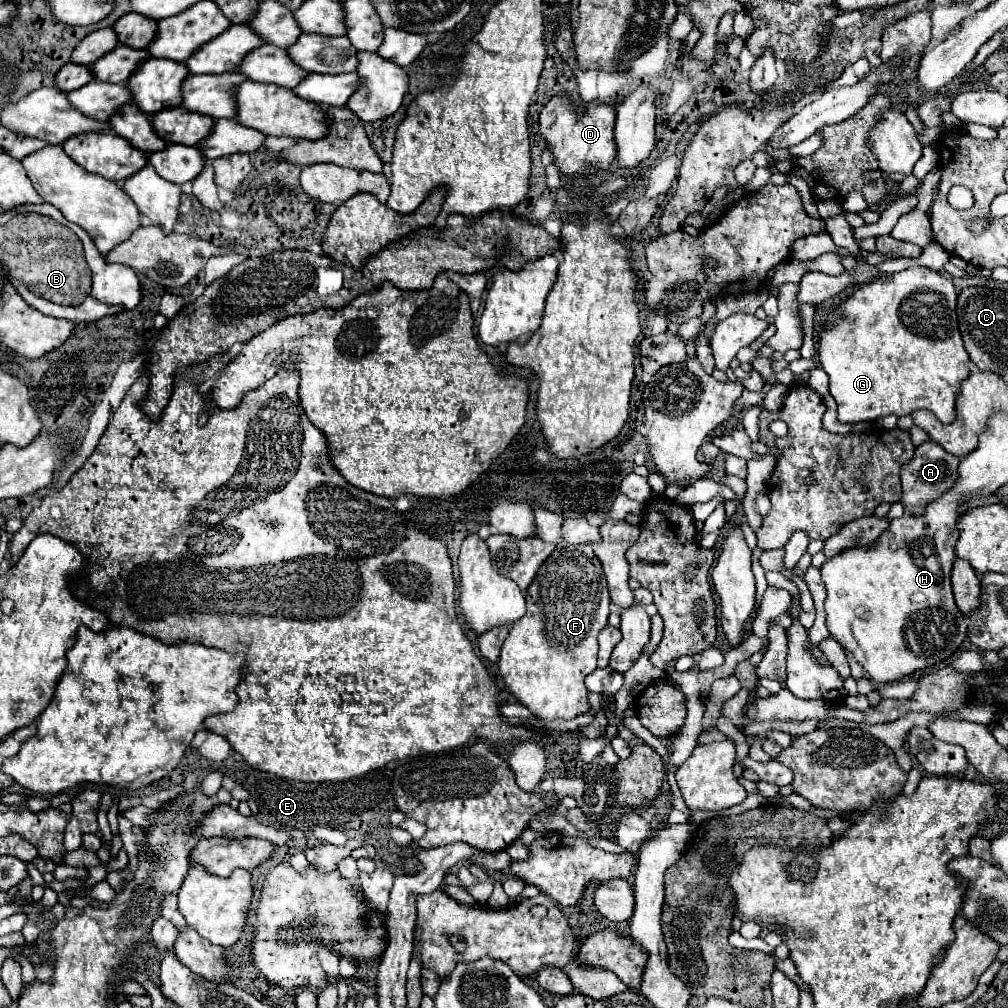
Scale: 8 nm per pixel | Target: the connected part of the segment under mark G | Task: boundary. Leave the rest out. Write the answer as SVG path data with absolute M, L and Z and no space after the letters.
M927 266L907 268L907 270L891 274L891 276L877 276L873 282L861 284L847 300L843 300L839 304L839 308L835 310L835 320L823 324L823 328L819 332L819 348L817 348L821 368L829 376L829 392L831 392L831 396L835 398L835 402L839 406L839 422L863 422L863 420L883 418L887 414L907 416L907 414L911 414L913 410L919 410L919 408L931 410L945 424L949 424L949 422L955 420L955 396L959 392L961 382L971 372L971 368L969 368L969 356L965 352L965 346L963 346L963 340L961 340L961 334L959 334L959 328L957 328L955 304L957 304L957 292L955 292L953 282L949 278L941 276L939 272L927 268Z

